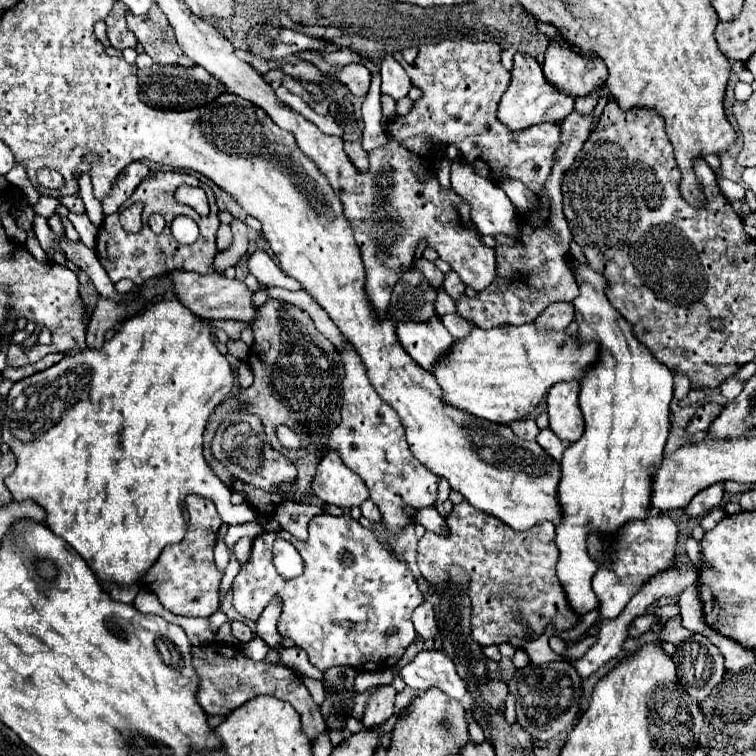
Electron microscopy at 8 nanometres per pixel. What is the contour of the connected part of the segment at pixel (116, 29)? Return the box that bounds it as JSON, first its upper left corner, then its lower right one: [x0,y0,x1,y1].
[105,1,137,51]

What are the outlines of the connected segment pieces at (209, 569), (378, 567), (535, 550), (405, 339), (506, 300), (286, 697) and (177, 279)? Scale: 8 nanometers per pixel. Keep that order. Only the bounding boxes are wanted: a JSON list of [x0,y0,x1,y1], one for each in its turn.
[[139,495,223,617],[233,511,425,671],[419,501,579,645],[395,317,455,371],[457,95,609,329],[191,641,327,741],[171,271,257,323]]

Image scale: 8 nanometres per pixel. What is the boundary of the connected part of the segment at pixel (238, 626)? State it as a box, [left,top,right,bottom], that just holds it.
[231,621,253,643]

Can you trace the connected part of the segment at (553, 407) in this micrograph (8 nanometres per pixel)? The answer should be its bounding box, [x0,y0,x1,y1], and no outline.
[547,381,583,443]

